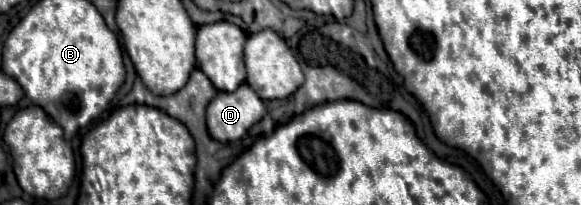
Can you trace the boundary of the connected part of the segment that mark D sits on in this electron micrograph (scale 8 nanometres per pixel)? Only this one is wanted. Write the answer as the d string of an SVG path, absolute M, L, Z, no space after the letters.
M240 84L232 94L218 92L208 104L206 126L214 140L234 142L240 140L264 116L264 102L248 86Z

